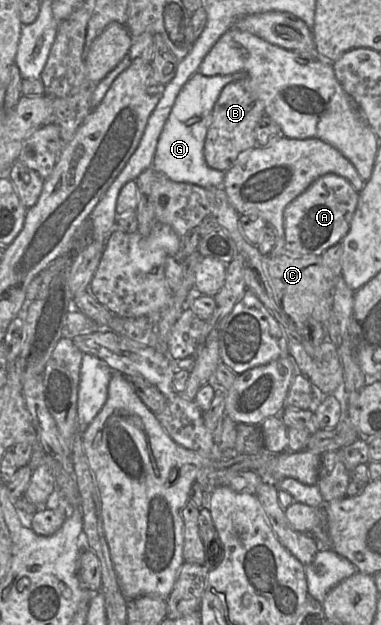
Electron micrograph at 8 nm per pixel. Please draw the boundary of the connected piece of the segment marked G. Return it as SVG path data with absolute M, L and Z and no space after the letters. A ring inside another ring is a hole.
M244 71L235 72L230 75L204 76L195 73L180 90L172 110L166 120L158 140L153 160L153 168L174 182L190 183L203 188L221 187L224 181L225 172L210 168L205 162L203 149L208 128L212 120L212 111L222 89L229 83L247 78Z

